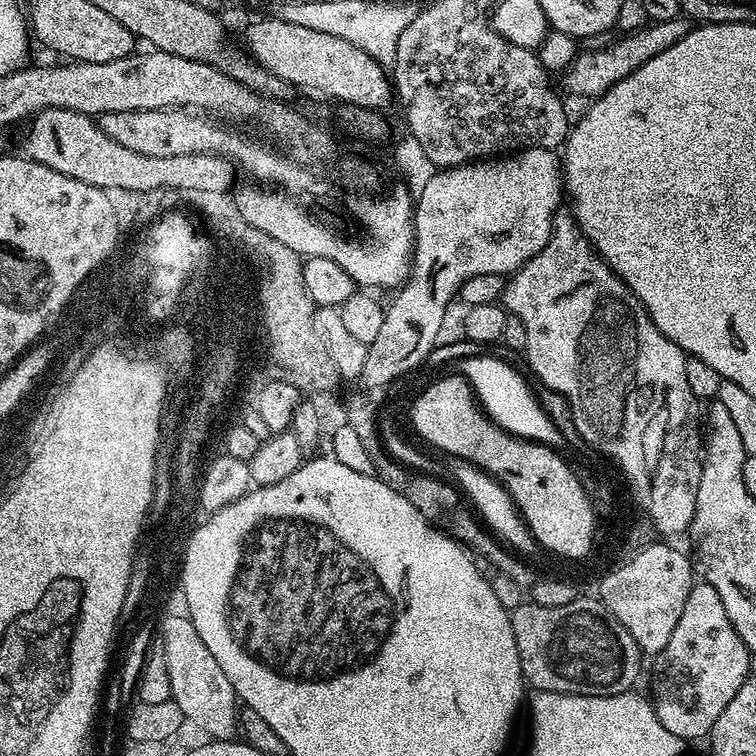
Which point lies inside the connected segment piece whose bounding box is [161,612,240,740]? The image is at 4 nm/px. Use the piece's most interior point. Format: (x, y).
(199, 688)

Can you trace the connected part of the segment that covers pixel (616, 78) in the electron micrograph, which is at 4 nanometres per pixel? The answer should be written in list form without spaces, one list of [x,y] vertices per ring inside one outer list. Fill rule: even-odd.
[[[684,18],[657,24],[649,23],[638,29],[637,32],[621,35],[619,37],[621,40],[616,41],[615,39],[606,48],[581,51],[576,59],[563,69],[562,77],[564,76],[565,88],[563,91],[565,93],[568,91],[572,96],[588,96],[587,98],[606,94],[606,90],[610,90],[610,86],[622,82],[622,78],[626,78],[630,74],[634,74],[634,70],[638,70],[638,66],[650,62],[650,58],[654,58],[654,54],[662,54],[662,50],[674,46],[674,42],[682,39],[689,30],[689,21]]]

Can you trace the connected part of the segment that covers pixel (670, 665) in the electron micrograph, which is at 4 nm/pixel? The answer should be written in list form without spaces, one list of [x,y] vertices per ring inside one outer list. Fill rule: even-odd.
[[[703,582],[693,583],[690,594],[686,598],[686,607],[682,609],[682,618],[678,618],[678,626],[674,626],[674,634],[670,634],[670,642],[662,651],[655,653],[656,669],[652,672],[652,692],[650,699],[658,714],[658,722],[670,730],[679,740],[691,742],[707,737],[712,731],[714,722],[718,722],[718,714],[730,706],[730,698],[738,694],[742,682],[750,671],[748,665],[750,653],[738,630],[730,622],[726,614],[726,606],[722,606],[722,598],[718,598],[718,590]]]

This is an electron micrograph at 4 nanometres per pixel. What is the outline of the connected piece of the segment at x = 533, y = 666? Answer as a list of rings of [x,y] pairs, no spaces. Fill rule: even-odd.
[[[577,598],[566,602],[566,606],[538,606],[531,602],[523,602],[513,609],[510,615],[512,617],[512,629],[514,630],[514,642],[518,646],[520,669],[529,689],[537,692],[582,694],[583,696],[613,696],[614,694],[633,691],[635,684],[632,683],[640,676],[640,659],[642,659],[642,653],[639,646],[634,642],[634,638],[630,638],[630,634],[626,634],[626,626],[622,626],[622,622],[618,622],[618,618],[614,618],[614,614],[610,614],[610,610],[605,604],[601,604],[599,599],[583,600],[583,598]]]

